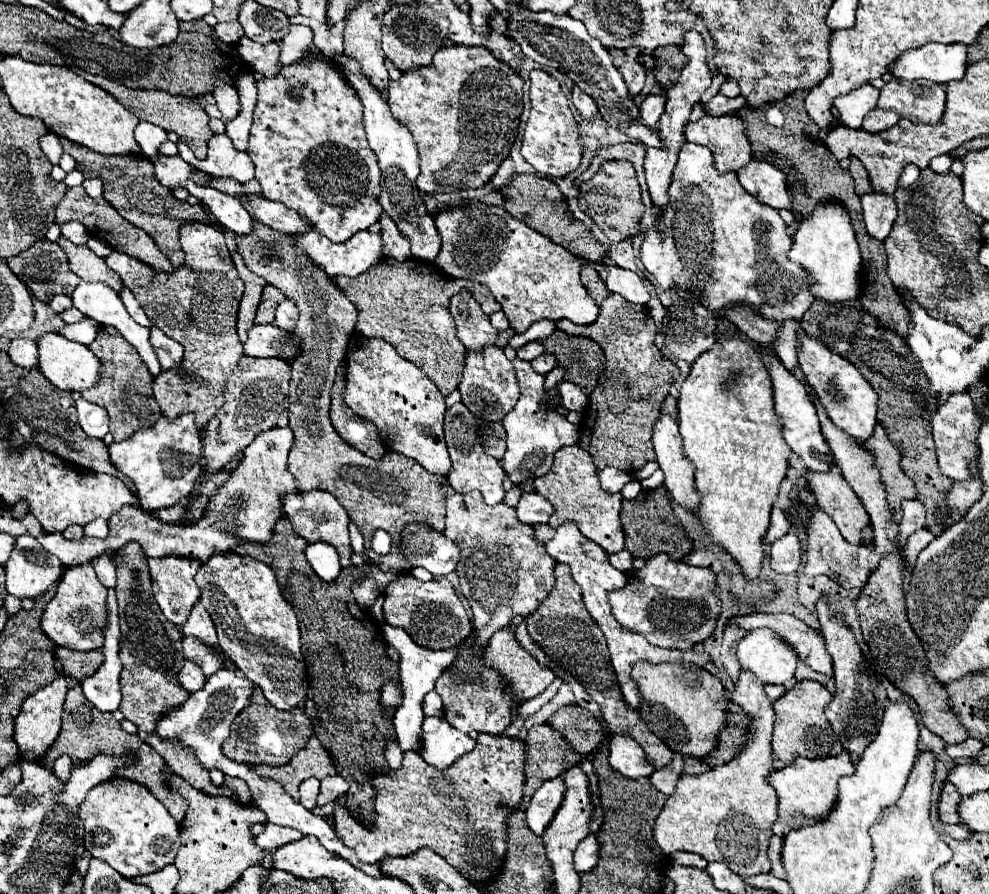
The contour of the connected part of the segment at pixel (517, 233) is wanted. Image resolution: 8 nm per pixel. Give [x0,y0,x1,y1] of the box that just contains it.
[435,202,599,334]

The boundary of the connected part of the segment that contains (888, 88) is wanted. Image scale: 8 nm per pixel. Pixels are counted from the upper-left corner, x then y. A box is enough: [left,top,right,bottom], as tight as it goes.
[879,80,945,122]

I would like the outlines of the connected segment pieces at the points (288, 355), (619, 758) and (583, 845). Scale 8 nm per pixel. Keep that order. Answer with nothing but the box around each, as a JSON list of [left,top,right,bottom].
[[243,324,299,362],[609,734,657,776],[575,834,601,872]]

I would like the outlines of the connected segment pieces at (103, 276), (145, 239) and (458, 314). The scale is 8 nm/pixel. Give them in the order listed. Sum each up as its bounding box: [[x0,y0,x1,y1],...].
[[57,236,123,294],[55,186,173,274],[449,290,497,350]]

